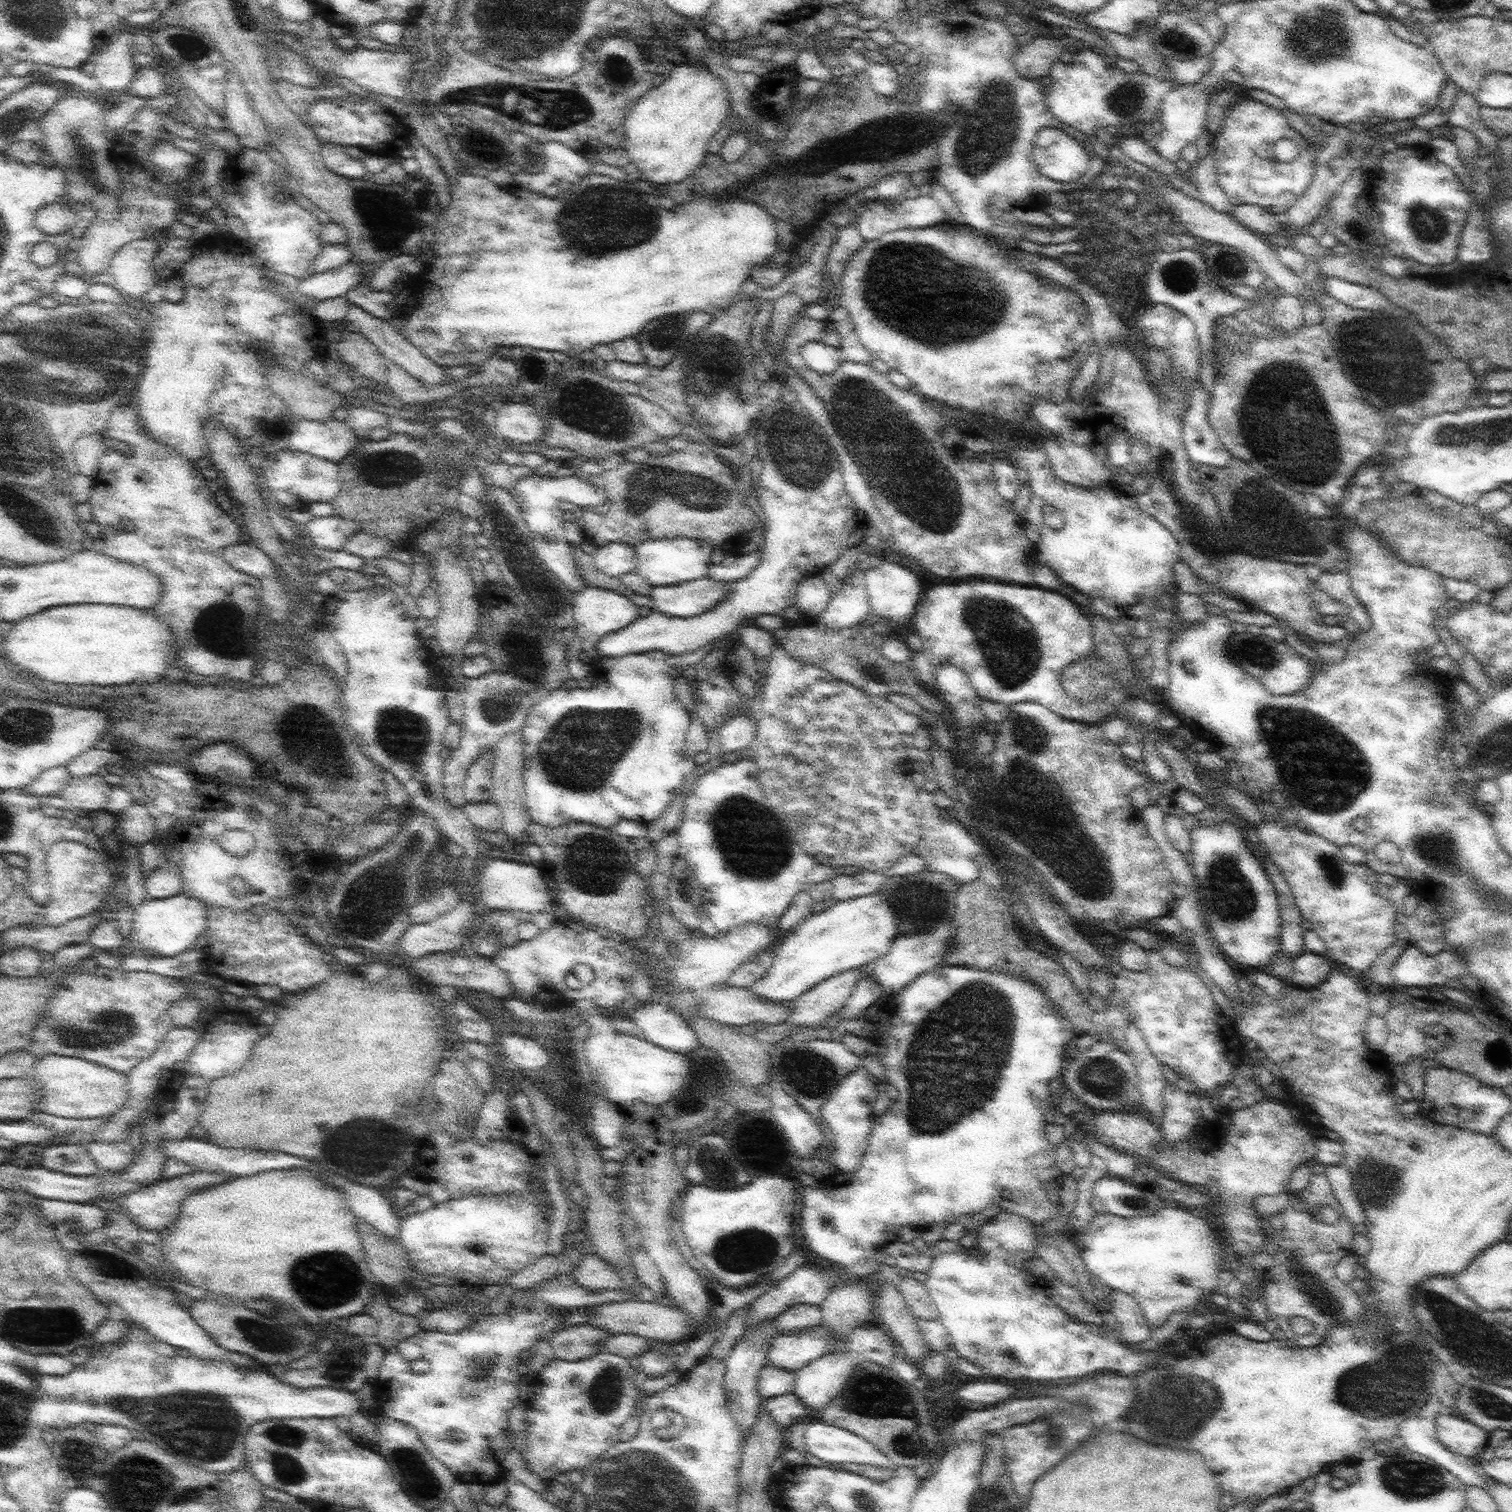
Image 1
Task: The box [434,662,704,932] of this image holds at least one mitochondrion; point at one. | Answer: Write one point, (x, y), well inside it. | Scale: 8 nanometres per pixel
(585, 747)

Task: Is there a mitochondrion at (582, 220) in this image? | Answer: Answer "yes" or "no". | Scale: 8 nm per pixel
yes

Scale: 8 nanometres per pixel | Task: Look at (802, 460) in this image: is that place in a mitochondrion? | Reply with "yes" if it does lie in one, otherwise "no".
yes

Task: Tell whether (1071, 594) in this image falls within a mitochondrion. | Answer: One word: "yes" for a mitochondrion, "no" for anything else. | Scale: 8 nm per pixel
no

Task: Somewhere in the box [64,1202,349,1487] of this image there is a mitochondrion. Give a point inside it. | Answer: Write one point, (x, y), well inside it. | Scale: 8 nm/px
(202, 1426)

